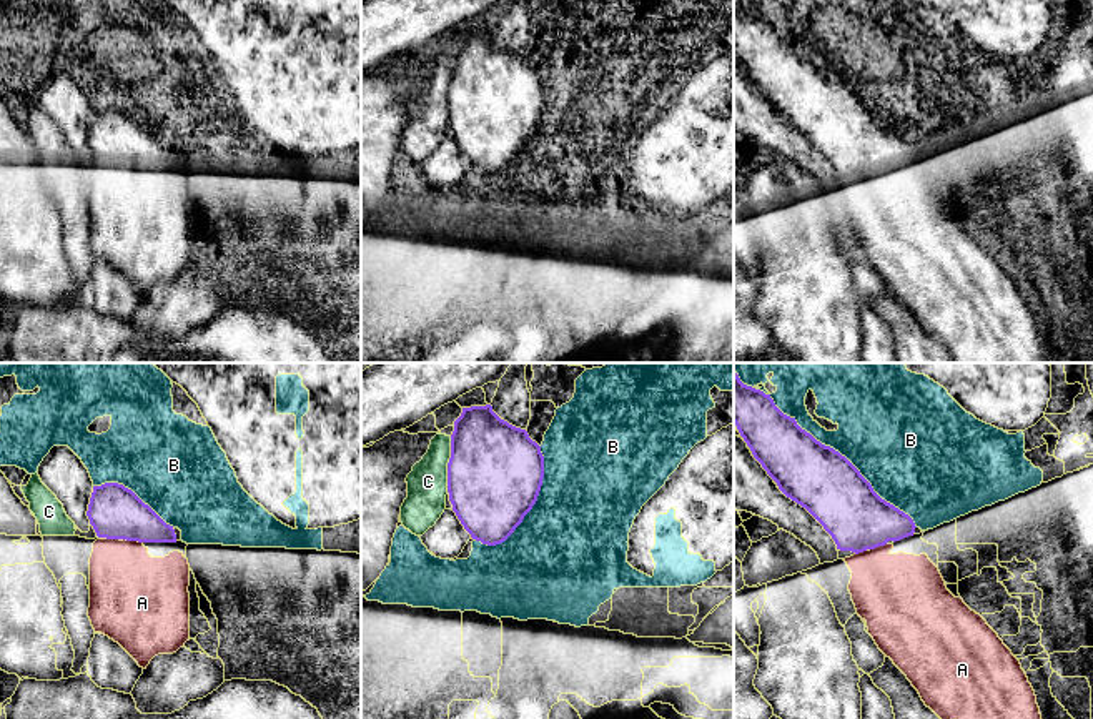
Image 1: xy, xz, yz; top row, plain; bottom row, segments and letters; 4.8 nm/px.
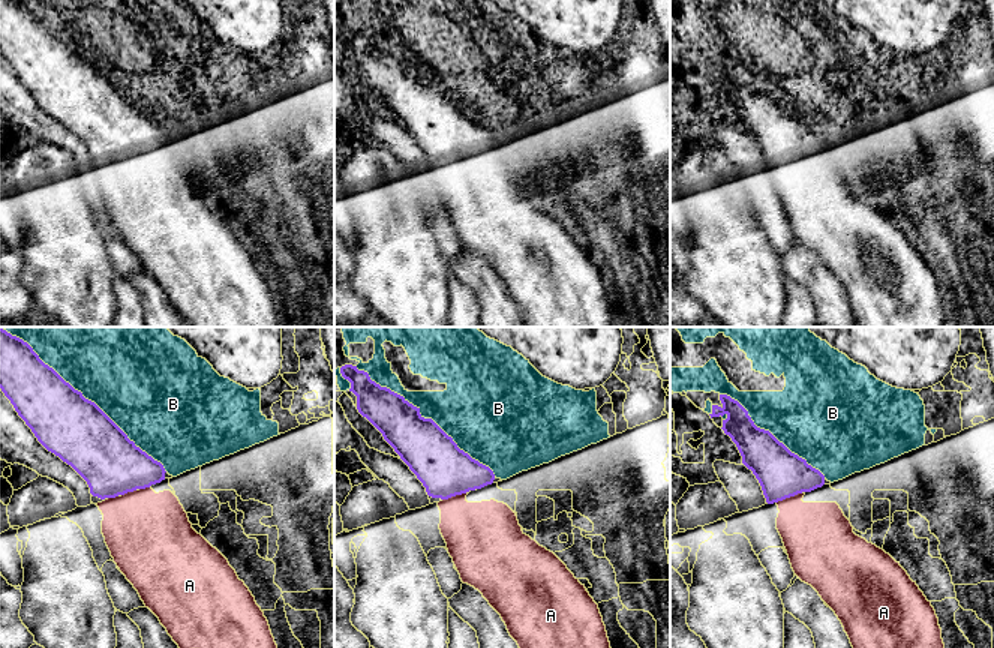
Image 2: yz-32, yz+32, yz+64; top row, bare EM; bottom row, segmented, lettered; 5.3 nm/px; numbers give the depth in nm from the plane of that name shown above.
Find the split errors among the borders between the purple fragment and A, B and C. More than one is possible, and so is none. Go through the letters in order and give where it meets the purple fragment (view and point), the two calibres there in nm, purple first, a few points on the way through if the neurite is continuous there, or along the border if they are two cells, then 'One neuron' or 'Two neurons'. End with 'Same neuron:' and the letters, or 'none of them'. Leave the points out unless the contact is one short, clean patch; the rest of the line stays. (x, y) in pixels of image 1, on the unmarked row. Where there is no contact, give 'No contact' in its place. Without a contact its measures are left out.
A: Touches purple at xy (133, 167). Thickness 260 nm (purple) against 400 nm. Path across: xy (115, 138), (133, 157), (133, 167), (130, 178), (130, 218). One neuron
B: Touches purple at yz (827, 74). Thickness 320 nm (purple) against 380 nm. Two neurons
C: Touches purple at xz (448, 92). Thickness 460 nm (purple) against 190 nm. Two neurons
Same neuron: A

